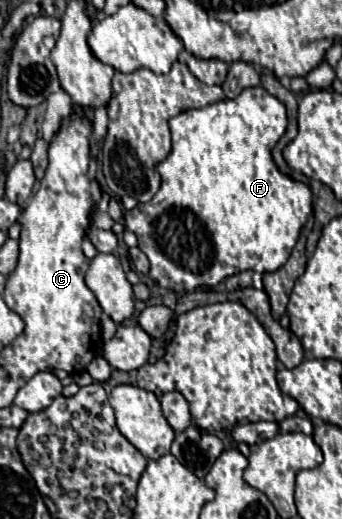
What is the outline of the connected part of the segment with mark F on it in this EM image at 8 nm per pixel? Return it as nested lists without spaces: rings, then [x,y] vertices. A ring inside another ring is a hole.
[[[252,87],[252,89],[244,89],[236,99],[224,99],[224,101],[218,101],[218,103],[212,103],[212,105],[206,105],[202,109],[190,109],[190,111],[184,111],[176,117],[170,119],[170,129],[172,129],[172,151],[170,155],[158,163],[158,173],[162,175],[162,187],[160,191],[152,197],[150,203],[140,203],[136,205],[132,211],[124,211],[124,225],[128,231],[136,233],[138,237],[138,247],[146,253],[146,257],[150,259],[150,273],[148,273],[148,279],[160,287],[166,287],[166,289],[172,289],[176,293],[184,293],[184,291],[194,291],[196,287],[202,287],[202,285],[208,285],[208,287],[214,287],[218,285],[220,281],[224,281],[226,277],[230,275],[236,275],[240,271],[258,271],[258,273],[266,273],[266,271],[276,271],[280,269],[296,241],[298,241],[298,235],[302,231],[302,227],[306,225],[308,217],[312,215],[312,191],[308,185],[300,183],[300,181],[294,181],[290,177],[286,177],[284,173],[278,171],[278,167],[274,165],[274,159],[272,159],[272,149],[276,147],[276,143],[280,141],[280,137],[284,135],[288,127],[288,119],[286,119],[286,109],[284,105],[272,97],[264,87]]]

